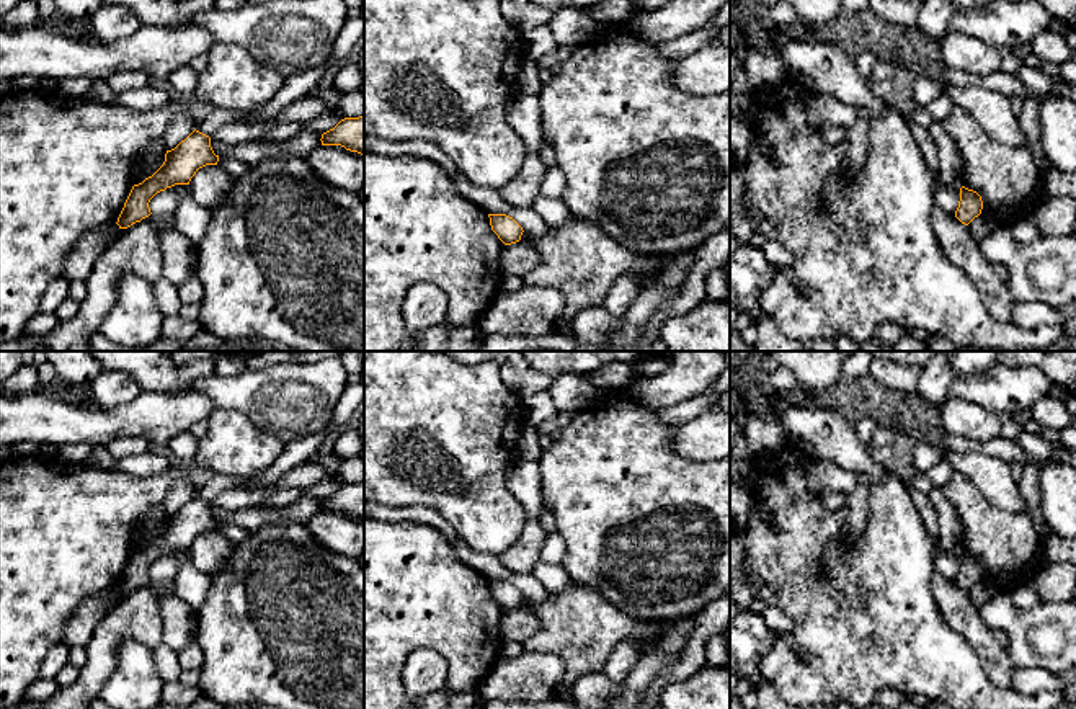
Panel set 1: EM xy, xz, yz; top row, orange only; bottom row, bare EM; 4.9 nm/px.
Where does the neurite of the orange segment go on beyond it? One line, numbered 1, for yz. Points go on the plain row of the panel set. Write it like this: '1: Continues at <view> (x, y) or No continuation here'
1: No continuation here

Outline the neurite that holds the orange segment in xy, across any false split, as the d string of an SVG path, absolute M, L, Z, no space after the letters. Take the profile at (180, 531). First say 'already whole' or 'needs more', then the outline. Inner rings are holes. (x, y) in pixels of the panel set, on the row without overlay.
already whole; M194 495L175 515L167 516L163 531L152 542L132 552L116 590L127 595L149 583L149 569L157 559L175 551L189 551L199 534L217 528L211 503Z

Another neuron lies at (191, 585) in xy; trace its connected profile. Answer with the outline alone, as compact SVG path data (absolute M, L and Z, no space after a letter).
M175 551L167 557L176 557L180 562L178 572L173 578L175 595L191 604L196 611L204 604L211 580L206 573L196 569L189 551Z

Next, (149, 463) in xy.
M152 448L142 453L129 454L118 461L114 469L136 477L157 477L170 469L171 462Z

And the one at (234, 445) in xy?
M216 408L207 431L199 439L193 462L214 475L253 477L268 469L282 453L284 443L256 426L245 413Z

